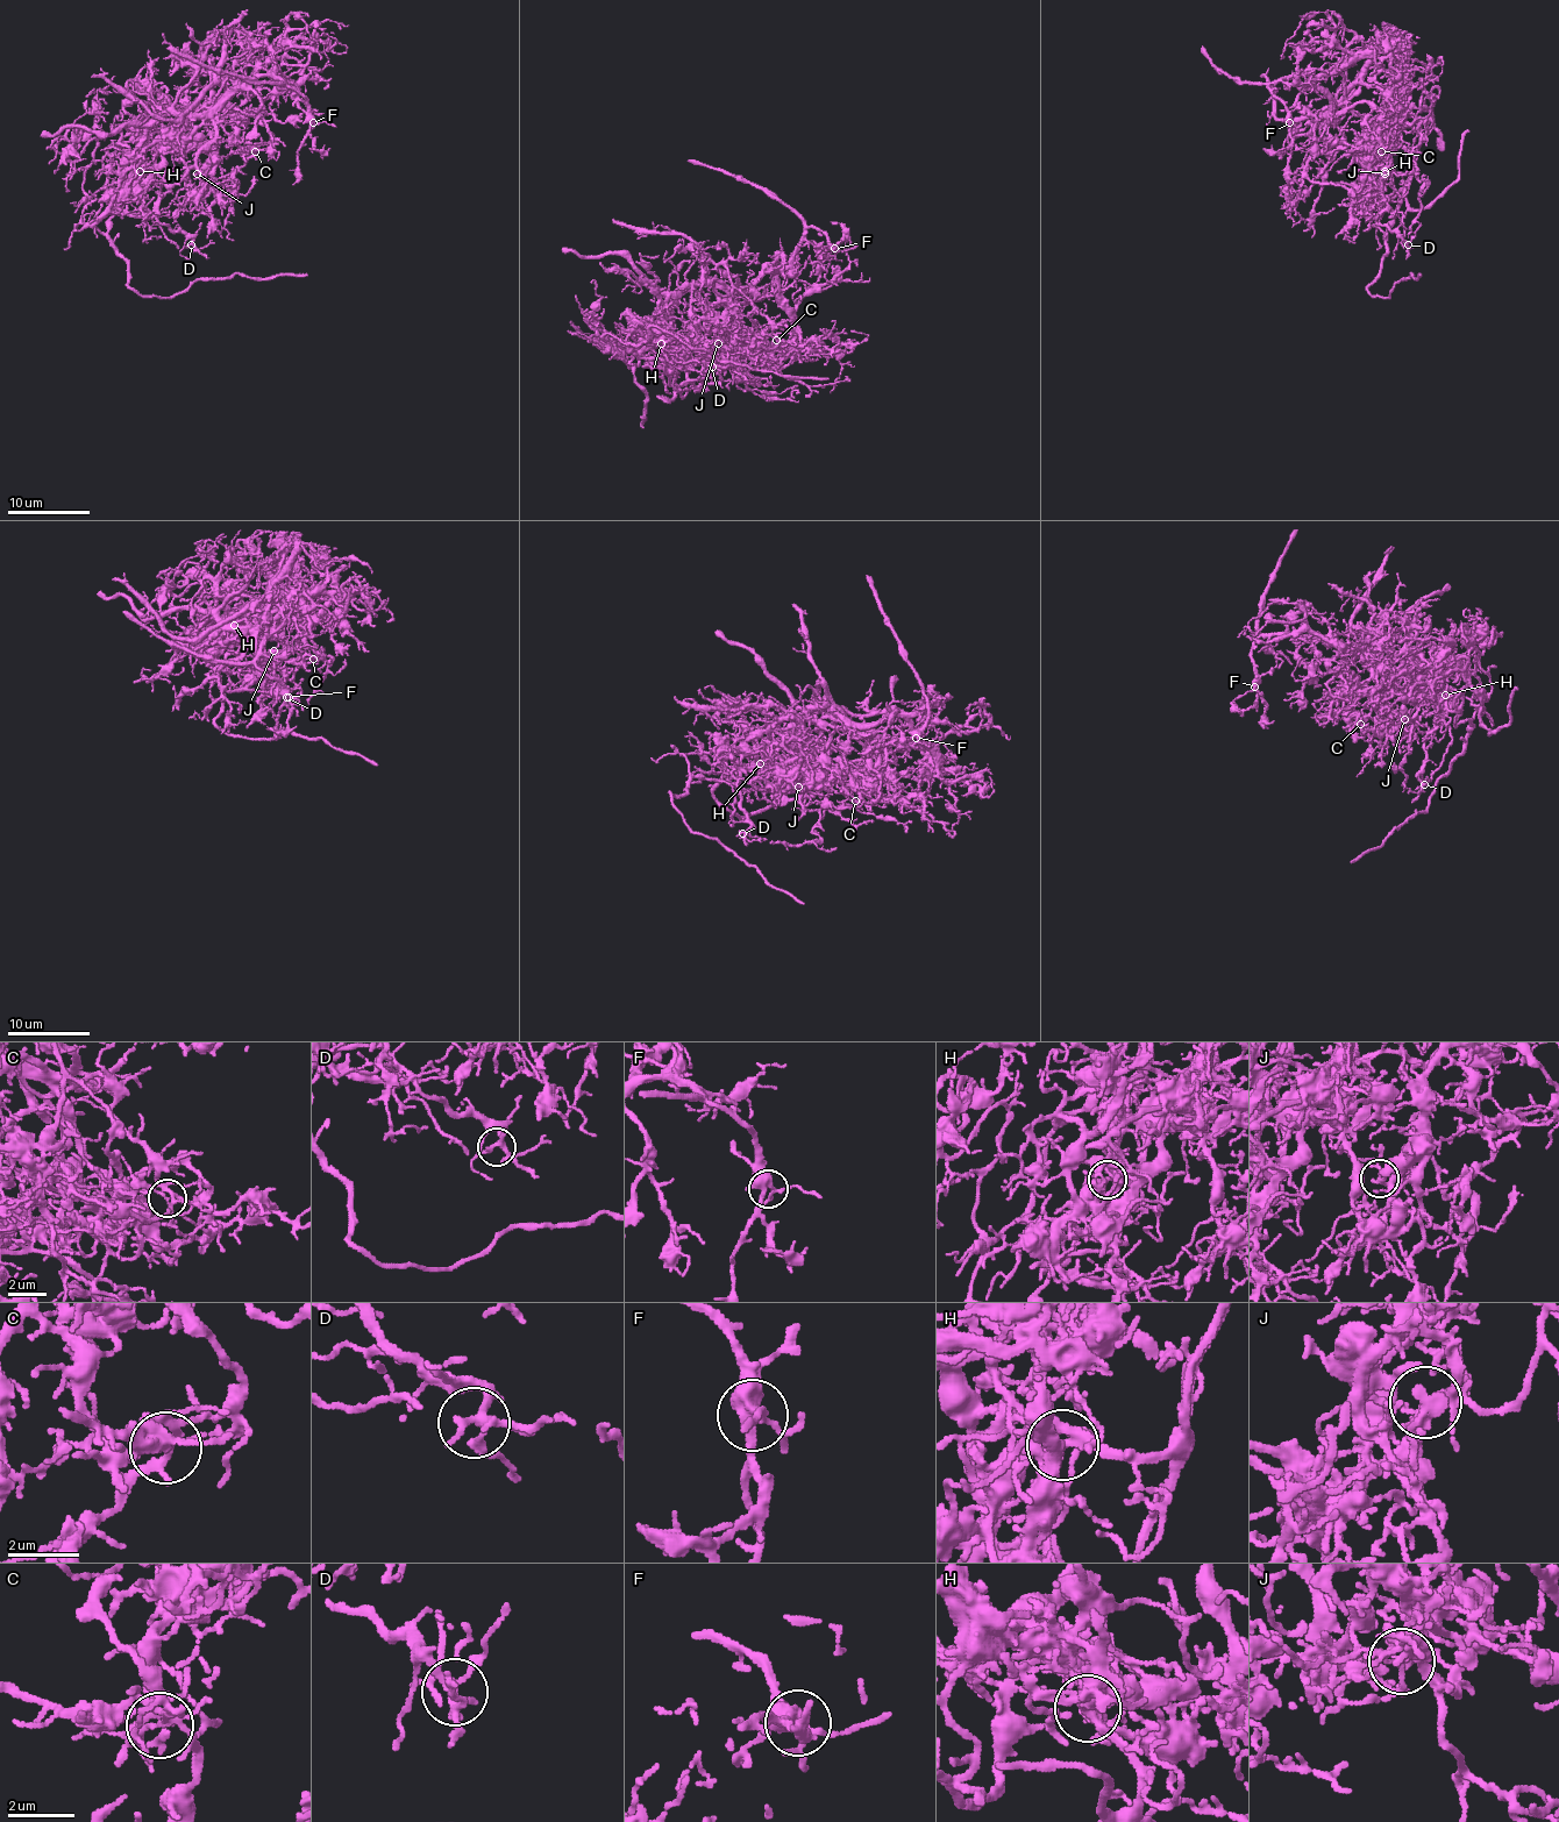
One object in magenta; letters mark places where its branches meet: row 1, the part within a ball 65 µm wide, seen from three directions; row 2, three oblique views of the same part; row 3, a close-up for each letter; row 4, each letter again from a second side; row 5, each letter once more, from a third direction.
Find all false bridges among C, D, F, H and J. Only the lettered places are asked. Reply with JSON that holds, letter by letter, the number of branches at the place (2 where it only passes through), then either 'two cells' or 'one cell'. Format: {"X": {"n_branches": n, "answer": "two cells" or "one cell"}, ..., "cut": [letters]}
{"C": {"n_branches": 6, "answer": "two cells"}, "D": {"n_branches": 5, "answer": "one cell"}, "F": {"n_branches": 5, "answer": "one cell"}, "H": {"n_branches": 3, "answer": "two cells"}, "J": {"n_branches": 6, "answer": "two cells"}, "cut": ["C", "H", "J"]}

